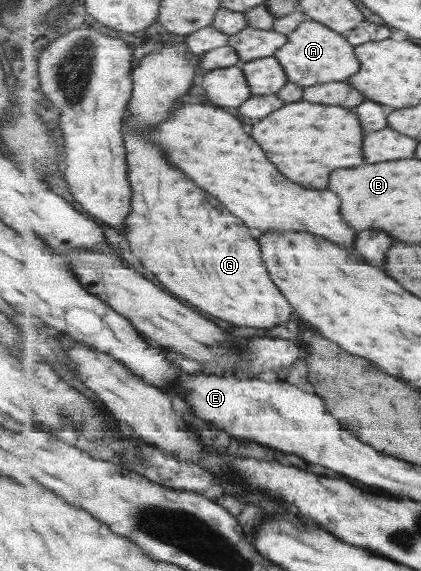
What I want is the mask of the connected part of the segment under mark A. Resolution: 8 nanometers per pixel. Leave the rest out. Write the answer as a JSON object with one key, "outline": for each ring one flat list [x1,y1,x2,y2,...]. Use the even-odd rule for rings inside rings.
{"outline":[[307,20,289,36,289,43,282,47,276,56,288,71,289,81,303,85,316,86,329,81,345,81,361,71,361,59,357,50,348,39,347,34,327,26,317,20]]}

